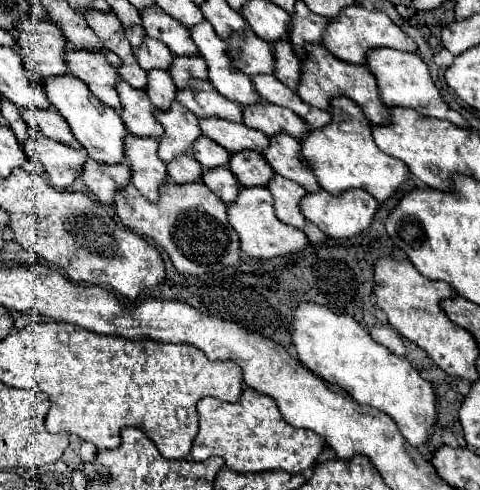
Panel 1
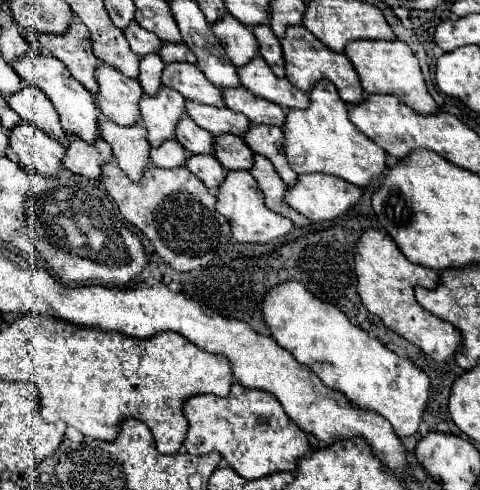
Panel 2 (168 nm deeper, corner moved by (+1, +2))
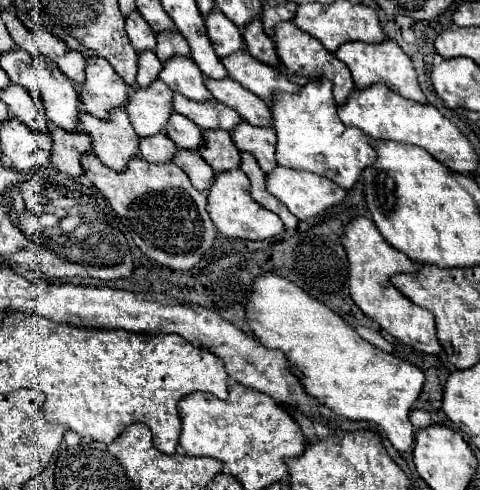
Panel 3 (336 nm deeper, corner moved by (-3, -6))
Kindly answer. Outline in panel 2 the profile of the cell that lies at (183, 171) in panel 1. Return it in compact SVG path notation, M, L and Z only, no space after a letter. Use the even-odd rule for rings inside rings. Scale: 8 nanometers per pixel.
M168 138L168 140L164 140L164 144L160 144L158 148L150 150L150 160L158 168L184 166L186 156L188 154L184 152L184 148L180 148L180 144L174 138Z

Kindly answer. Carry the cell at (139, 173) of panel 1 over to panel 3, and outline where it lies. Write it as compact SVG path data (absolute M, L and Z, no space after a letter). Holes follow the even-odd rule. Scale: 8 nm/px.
M116 110L108 120L100 120L88 112L80 112L80 124L92 138L94 154L112 170L124 172L128 162L138 156L140 138L136 136L128 114Z

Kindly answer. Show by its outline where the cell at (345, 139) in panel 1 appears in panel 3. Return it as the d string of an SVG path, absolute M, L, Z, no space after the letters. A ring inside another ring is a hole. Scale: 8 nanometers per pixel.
M314 80L302 86L298 94L278 94L272 100L272 118L274 130L278 134L278 166L314 172L350 190L358 182L364 168L376 162L376 150L370 144L370 136L354 126L346 126L338 118L338 104L332 96L330 80Z

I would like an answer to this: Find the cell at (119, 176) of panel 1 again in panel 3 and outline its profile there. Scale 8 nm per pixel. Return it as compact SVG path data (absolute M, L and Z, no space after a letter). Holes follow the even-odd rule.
M48 122L50 136L54 142L52 150L52 166L68 176L82 174L82 156L92 154L90 136L86 132L66 132L60 126Z

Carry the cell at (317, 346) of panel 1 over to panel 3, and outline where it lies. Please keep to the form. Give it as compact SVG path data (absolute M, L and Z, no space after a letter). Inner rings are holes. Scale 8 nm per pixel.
M276 274L260 276L252 286L252 296L246 304L246 320L266 348L278 348L286 354L292 372L302 380L304 388L310 396L318 398L318 402L330 408L334 414L344 416L348 420L366 420L378 424L386 436L390 438L392 446L400 452L408 452L414 446L414 426L410 422L412 404L418 400L422 386L424 386L424 372L410 362L404 362L388 352L378 350L370 342L362 340L336 312L328 306L320 304L312 296L308 296L302 288L294 282L280 278Z

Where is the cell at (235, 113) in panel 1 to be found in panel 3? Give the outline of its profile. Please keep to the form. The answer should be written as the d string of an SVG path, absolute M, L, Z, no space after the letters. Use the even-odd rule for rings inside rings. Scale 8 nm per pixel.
M174 56L174 60L168 60L168 64L164 64L158 78L166 82L174 92L184 94L190 100L208 102L208 98L212 98L206 88L204 74L200 68L196 68L196 64L192 64L190 58Z

